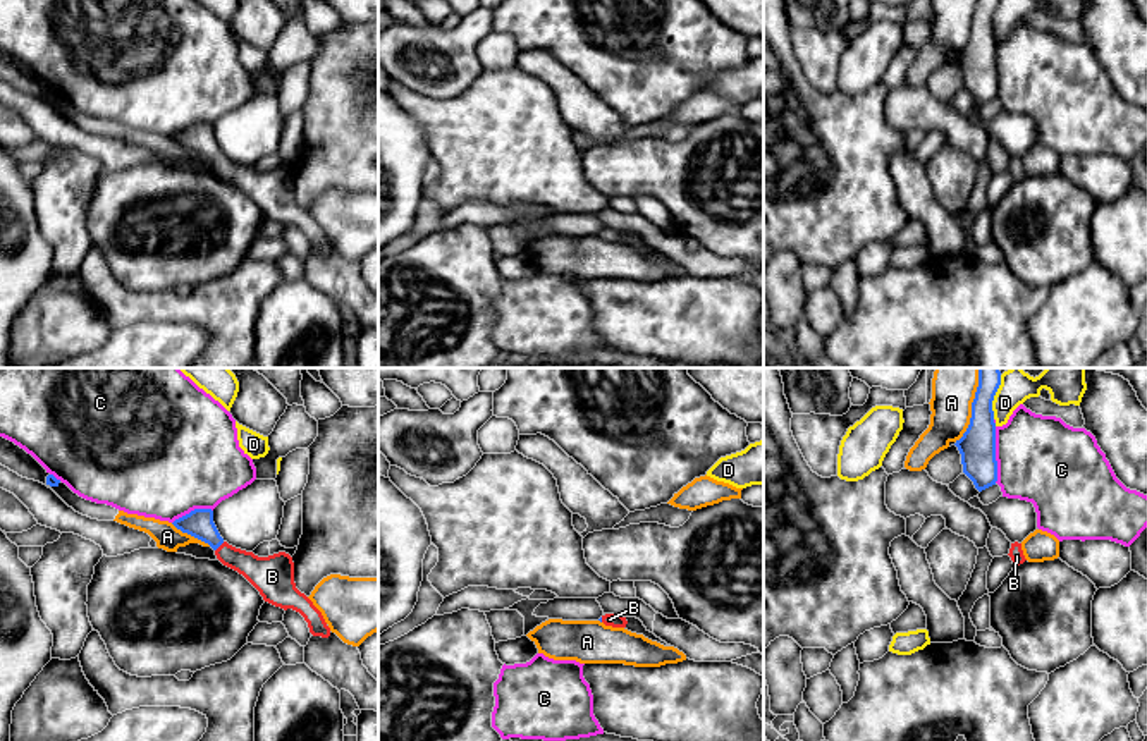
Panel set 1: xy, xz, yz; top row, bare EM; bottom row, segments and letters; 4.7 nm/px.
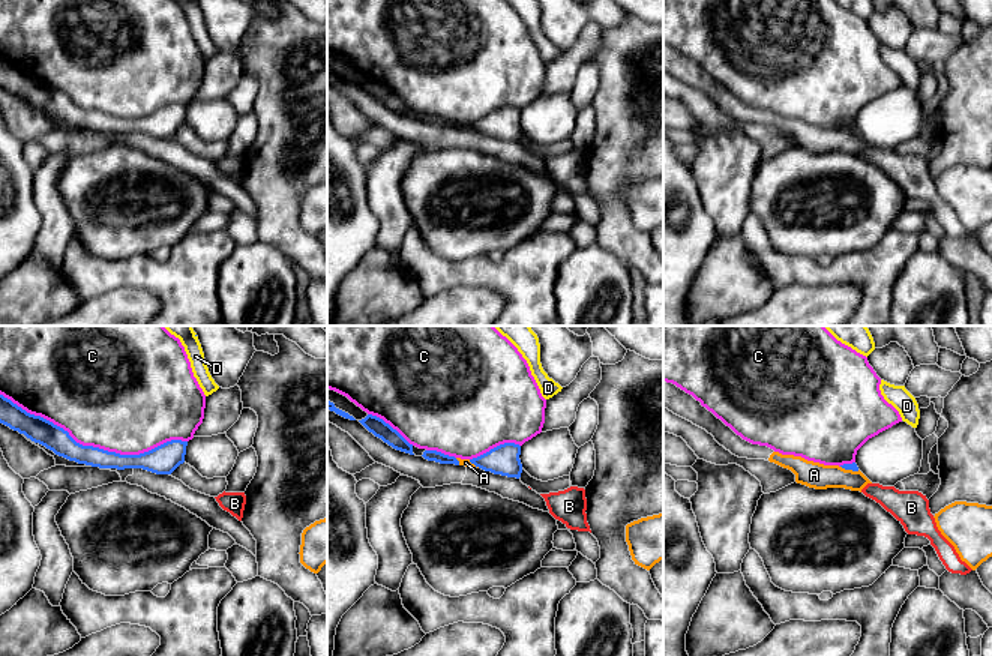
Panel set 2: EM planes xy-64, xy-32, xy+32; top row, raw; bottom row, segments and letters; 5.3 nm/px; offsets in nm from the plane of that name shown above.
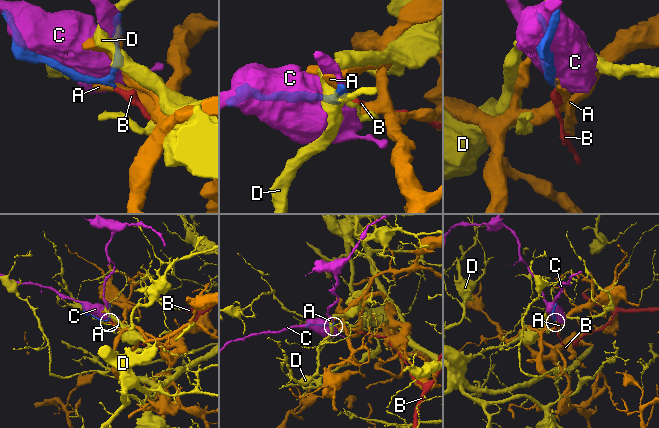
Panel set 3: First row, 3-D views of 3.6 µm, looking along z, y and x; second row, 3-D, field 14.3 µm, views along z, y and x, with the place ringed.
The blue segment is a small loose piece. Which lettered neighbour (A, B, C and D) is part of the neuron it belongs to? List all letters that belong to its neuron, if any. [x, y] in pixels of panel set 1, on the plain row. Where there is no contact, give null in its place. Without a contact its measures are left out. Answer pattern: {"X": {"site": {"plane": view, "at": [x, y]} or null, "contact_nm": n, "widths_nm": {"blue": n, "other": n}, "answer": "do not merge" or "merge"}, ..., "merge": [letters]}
{"A": {"site": {"plane": "yz", "at": [972, 30]}, "contact_nm": 280, "widths_nm": {"blue": 170, "other": 190}, "answer": "do not merge"}, "B": {"site": {"plane": "xy", "at": [219, 160]}, "contact_nm": 60, "widths_nm": {"blue": 140, "other": 160}, "answer": "merge"}, "C": {"site": {"plane": "yz", "at": [994, 69]}, "contact_nm": 260, "widths_nm": {"blue": 170, "other": 420}, "answer": "do not merge"}, "D": {"site": {"plane": "yz", "at": [991, 18]}, "contact_nm": 160, "widths_nm": {"blue": 170, "other": 120}, "answer": "do not merge"}, "merge": ["B"]}

